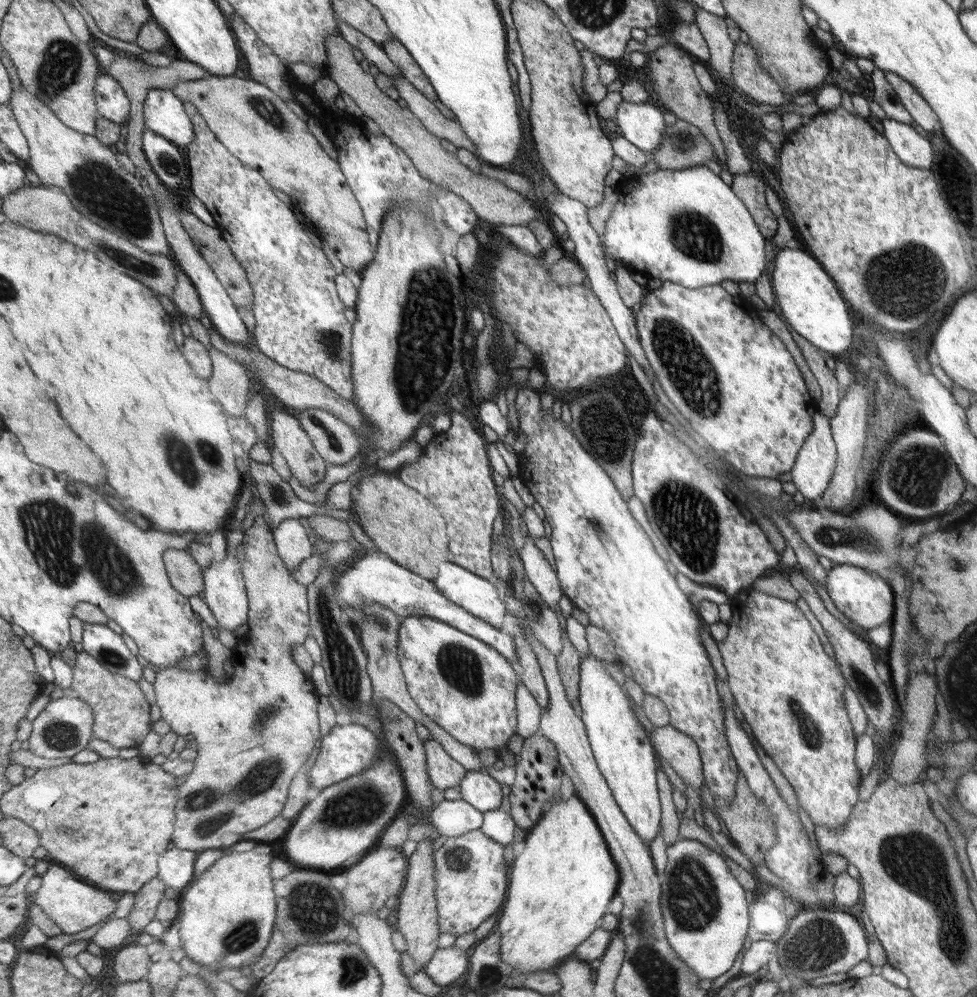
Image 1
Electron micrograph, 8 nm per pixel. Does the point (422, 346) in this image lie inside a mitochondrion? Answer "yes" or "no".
yes

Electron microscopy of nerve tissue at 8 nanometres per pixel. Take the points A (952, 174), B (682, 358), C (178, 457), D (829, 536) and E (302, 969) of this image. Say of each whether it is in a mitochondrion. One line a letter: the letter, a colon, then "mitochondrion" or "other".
A: other
B: mitochondrion
C: mitochondrion
D: mitochondrion
E: other

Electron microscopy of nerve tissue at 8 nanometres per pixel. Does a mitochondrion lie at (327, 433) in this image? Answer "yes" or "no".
yes

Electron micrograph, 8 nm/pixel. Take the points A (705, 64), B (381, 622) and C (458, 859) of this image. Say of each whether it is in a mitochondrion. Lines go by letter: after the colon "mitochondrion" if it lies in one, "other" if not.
A: other
B: mitochondrion
C: mitochondrion

